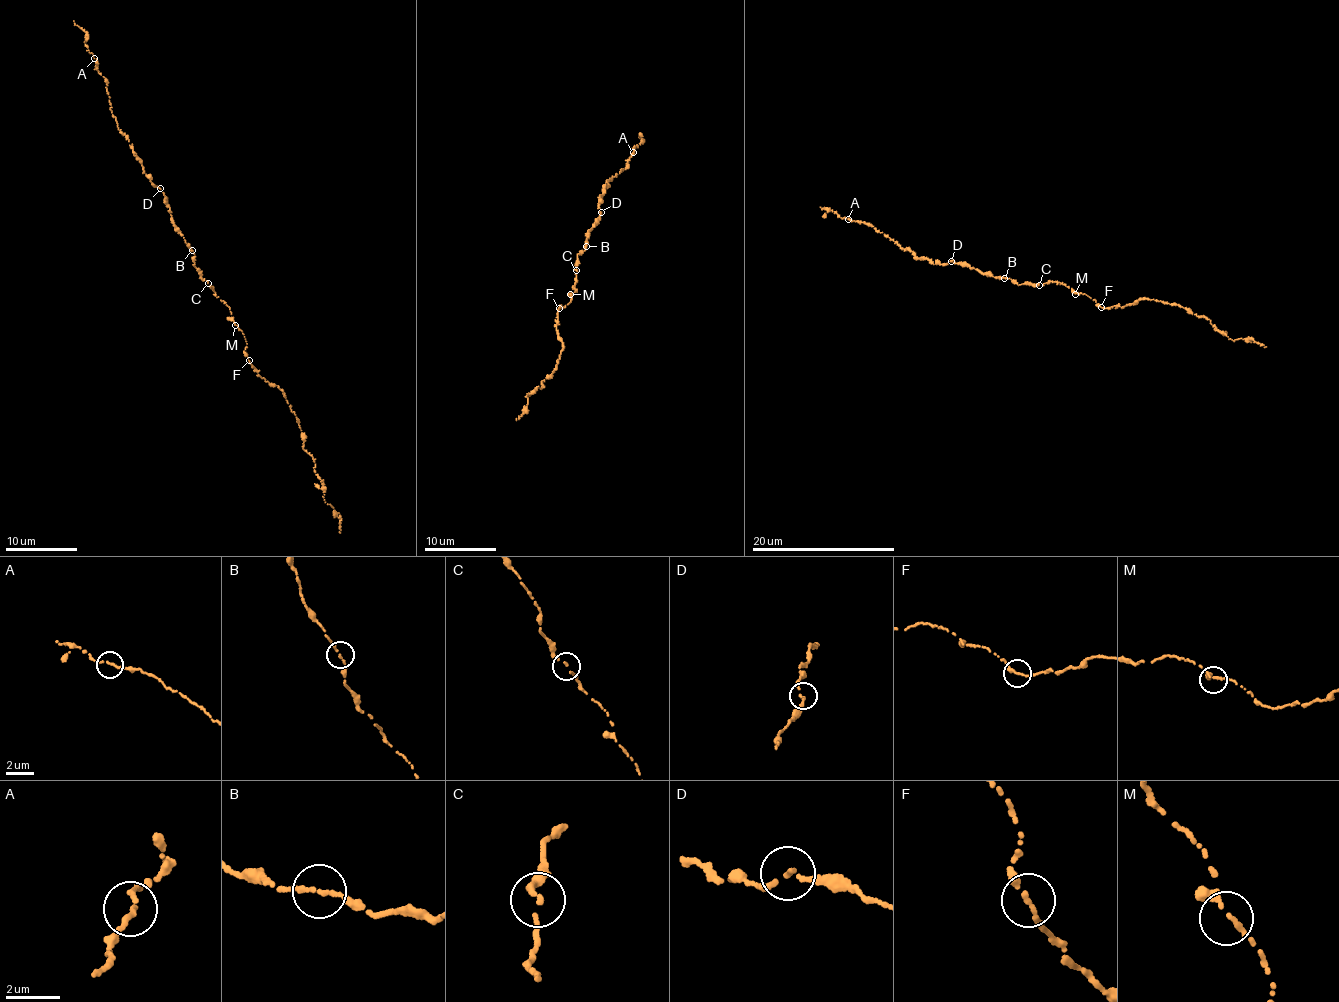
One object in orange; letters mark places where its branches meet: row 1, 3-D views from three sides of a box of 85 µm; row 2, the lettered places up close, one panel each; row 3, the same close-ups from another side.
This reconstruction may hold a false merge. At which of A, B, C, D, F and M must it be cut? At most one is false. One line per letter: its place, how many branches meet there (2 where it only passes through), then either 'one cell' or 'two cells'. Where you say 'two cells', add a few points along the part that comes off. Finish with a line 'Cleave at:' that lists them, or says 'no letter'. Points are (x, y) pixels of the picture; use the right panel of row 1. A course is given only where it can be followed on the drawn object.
A: (848, 219) | 2 | one cell
B: (1004, 278) | 2 | one cell
C: (1039, 285) | 2 | one cell
D: (951, 261) | 2 | one cell
F: (1101, 307) | 2 | one cell
M: (1075, 294) | 2 | one cell
Cleave at: no letter

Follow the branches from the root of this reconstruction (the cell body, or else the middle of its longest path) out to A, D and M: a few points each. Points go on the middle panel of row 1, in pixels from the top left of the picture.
A: (576, 270), (577, 254), (585, 250), (588, 231), (600, 217), (599, 197), (607, 181), (628, 166), (633, 152)
D: (576, 270), (577, 254), (585, 250), (588, 231), (598, 222), (601, 212)
M: (576, 270), (574, 288), (577, 290), (570, 294)

